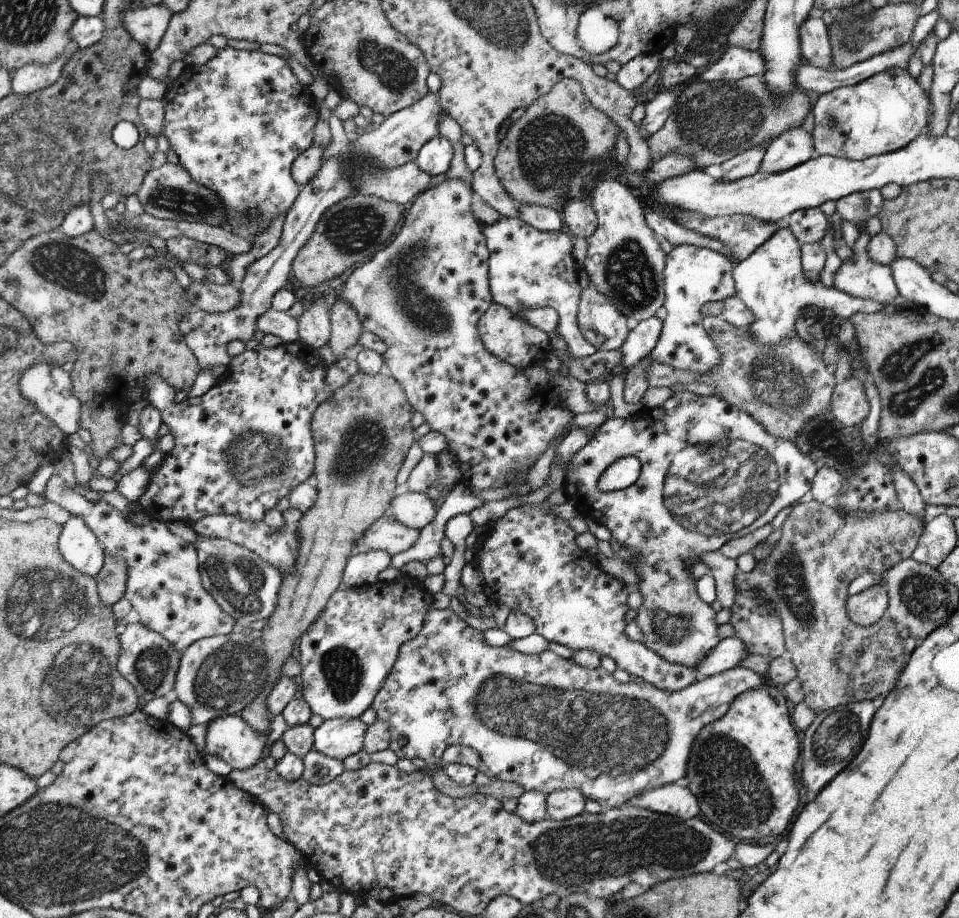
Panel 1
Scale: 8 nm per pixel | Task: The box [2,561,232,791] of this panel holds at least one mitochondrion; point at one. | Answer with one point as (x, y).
(152, 665)

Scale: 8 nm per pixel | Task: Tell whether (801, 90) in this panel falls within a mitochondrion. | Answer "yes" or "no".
no

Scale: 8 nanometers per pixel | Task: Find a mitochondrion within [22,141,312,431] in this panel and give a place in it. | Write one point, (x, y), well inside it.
(68, 266)

